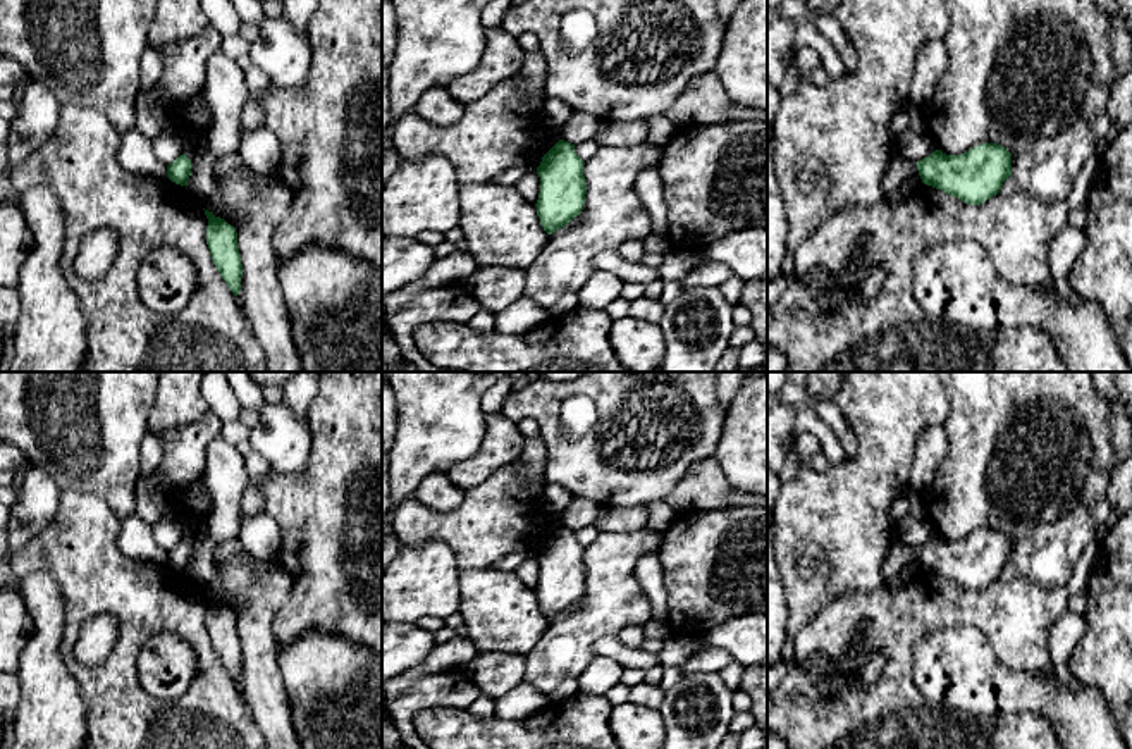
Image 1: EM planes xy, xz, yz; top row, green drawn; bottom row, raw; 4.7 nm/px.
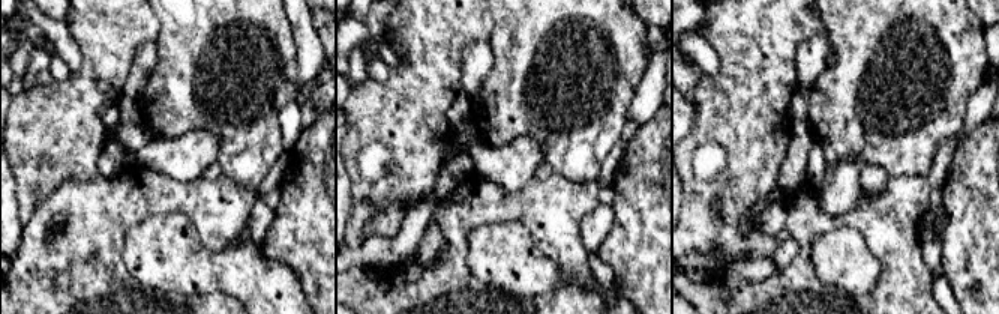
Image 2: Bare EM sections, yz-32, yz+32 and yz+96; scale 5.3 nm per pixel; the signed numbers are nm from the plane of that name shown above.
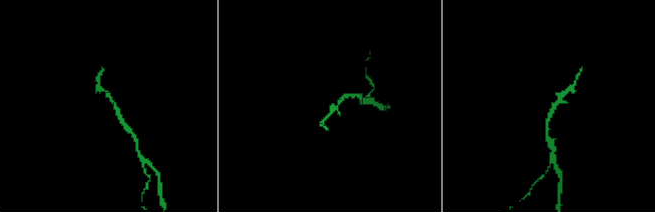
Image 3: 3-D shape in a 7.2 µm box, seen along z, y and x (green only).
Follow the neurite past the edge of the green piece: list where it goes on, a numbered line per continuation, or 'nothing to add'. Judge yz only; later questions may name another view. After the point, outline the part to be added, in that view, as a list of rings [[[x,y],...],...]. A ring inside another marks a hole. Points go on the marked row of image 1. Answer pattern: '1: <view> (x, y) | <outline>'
nothing to add

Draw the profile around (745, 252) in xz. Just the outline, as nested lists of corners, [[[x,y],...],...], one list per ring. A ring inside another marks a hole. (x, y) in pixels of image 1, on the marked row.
[[[748,227],[729,232],[705,250],[705,255],[731,269],[741,281],[752,281],[767,274],[767,229]]]

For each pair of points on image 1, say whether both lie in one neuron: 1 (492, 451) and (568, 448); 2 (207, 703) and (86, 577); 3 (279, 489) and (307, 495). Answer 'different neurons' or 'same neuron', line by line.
1: different neurons
2: same neuron
3: same neuron

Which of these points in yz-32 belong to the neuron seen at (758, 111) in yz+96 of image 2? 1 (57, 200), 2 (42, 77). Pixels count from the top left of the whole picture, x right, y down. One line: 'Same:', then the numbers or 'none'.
Same: none

